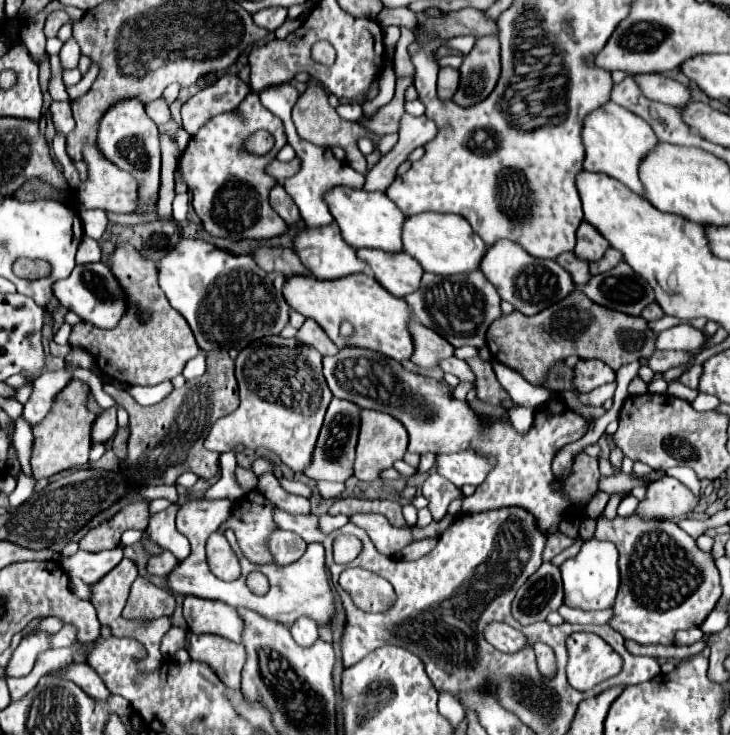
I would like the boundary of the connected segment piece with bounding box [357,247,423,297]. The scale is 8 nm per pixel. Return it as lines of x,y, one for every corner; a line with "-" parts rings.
365,247
365,249
357,249
357,257
365,259
377,283
395,297
403,297
419,289
423,269
411,255
407,253
389,255
385,251

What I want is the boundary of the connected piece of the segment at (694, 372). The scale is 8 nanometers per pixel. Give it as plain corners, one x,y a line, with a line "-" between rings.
695,365
691,367
689,371
685,371
677,381
691,387
691,389
697,389
697,383
699,383
699,377
701,377
701,365

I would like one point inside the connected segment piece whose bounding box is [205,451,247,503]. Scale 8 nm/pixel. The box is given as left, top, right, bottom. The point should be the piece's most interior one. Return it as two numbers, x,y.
226,487

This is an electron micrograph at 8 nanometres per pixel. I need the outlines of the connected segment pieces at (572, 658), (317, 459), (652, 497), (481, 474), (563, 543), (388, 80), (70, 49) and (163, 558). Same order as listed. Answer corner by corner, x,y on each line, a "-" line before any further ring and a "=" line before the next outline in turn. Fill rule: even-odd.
573,633
567,639
569,684
579,691
593,688
621,671
621,657
593,633
=
333,397
321,433
317,437
317,447
313,449
313,463
303,471
311,479
321,481
347,481
353,475
353,459
355,459
355,445
357,445
357,431
359,431
359,407
=
665,475
649,485
647,497
639,503
637,513
647,519
675,519
691,513
697,501
699,497
695,497
681,481
=
473,451
442,454
436,457
437,473
441,473
445,479
455,483
457,487
481,485
495,463
495,458
477,455
=
553,533
553,535
547,535
547,545
545,545
545,551
543,551
543,561
551,561
555,555
559,555
563,549
571,547
575,543
575,539
563,535
563,533
=
391,55
387,57
385,61
385,67
381,71
381,91
379,95
369,103
369,105
363,105
363,111
367,115
375,113
379,107
387,105
391,99
393,99
393,93
395,93
395,77
393,77
393,65
391,65
=
73,37
63,43
59,57
61,57
63,69
73,69
73,67
77,67
79,57
81,57
81,51
79,51
79,45
77,45
77,41
75,41
=
163,551
161,555
155,555
147,561
147,573
157,577
165,577
173,567
175,567
175,559
169,551

